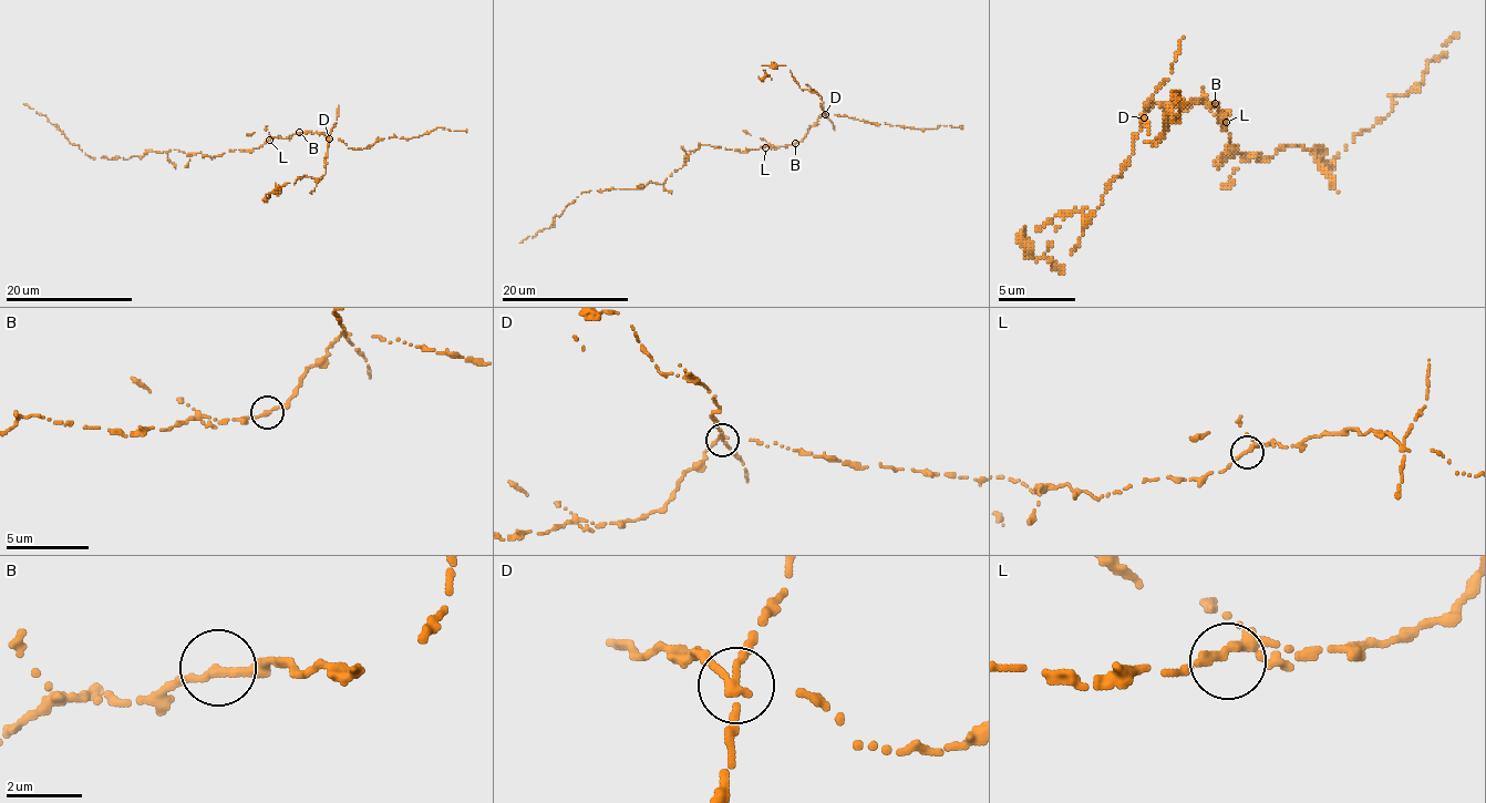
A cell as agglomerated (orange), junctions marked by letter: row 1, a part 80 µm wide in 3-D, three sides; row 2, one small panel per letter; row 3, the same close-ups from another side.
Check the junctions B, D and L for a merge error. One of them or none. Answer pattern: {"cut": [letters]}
{"cut": ["D"]}

